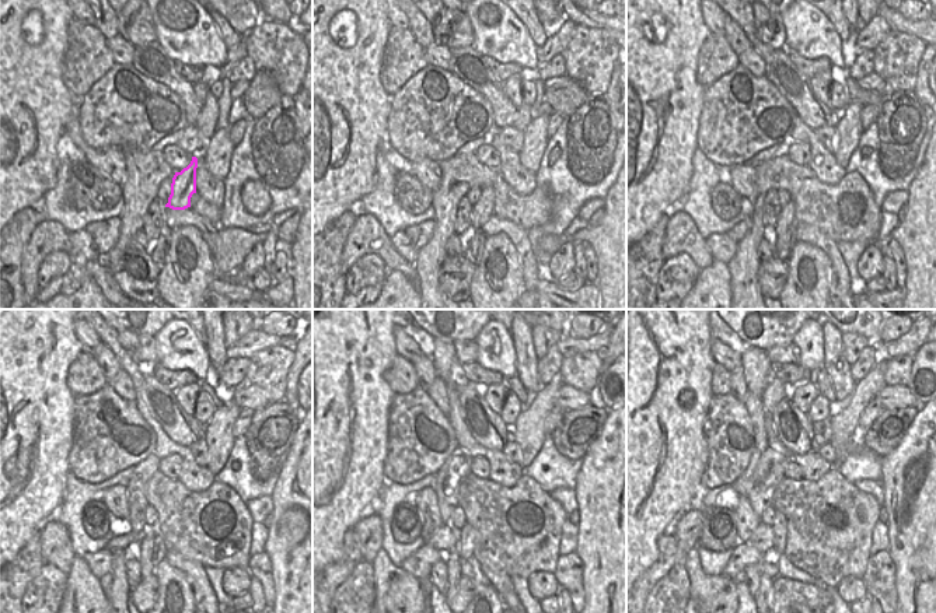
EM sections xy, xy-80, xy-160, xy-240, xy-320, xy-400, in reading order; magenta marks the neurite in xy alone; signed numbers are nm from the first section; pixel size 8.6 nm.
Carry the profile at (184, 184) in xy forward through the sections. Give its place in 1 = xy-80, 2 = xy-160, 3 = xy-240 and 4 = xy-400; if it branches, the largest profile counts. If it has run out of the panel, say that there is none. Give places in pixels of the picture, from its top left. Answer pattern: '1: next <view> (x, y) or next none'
1: next xy-80 (482, 210)
2: next xy-160 (788, 216)
3: next xy-240 (146, 539)
4: next xy-400 (765, 594)

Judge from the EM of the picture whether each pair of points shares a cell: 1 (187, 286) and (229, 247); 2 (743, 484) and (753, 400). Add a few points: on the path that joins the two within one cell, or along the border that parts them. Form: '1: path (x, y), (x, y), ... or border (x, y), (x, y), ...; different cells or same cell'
1: border (213, 258), (215, 268), (222, 276); different cells
2: path (753, 463), (758, 451), (758, 421); same cell

